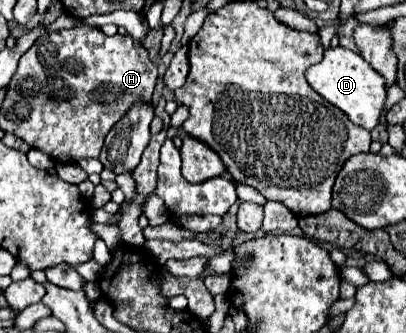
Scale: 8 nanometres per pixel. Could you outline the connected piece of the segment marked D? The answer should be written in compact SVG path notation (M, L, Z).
M344 47L328 49L324 53L324 59L306 71L306 79L310 87L318 91L328 103L344 111L354 125L364 127L368 131L378 125L386 105L386 79L378 75L372 65L366 63L358 53Z

